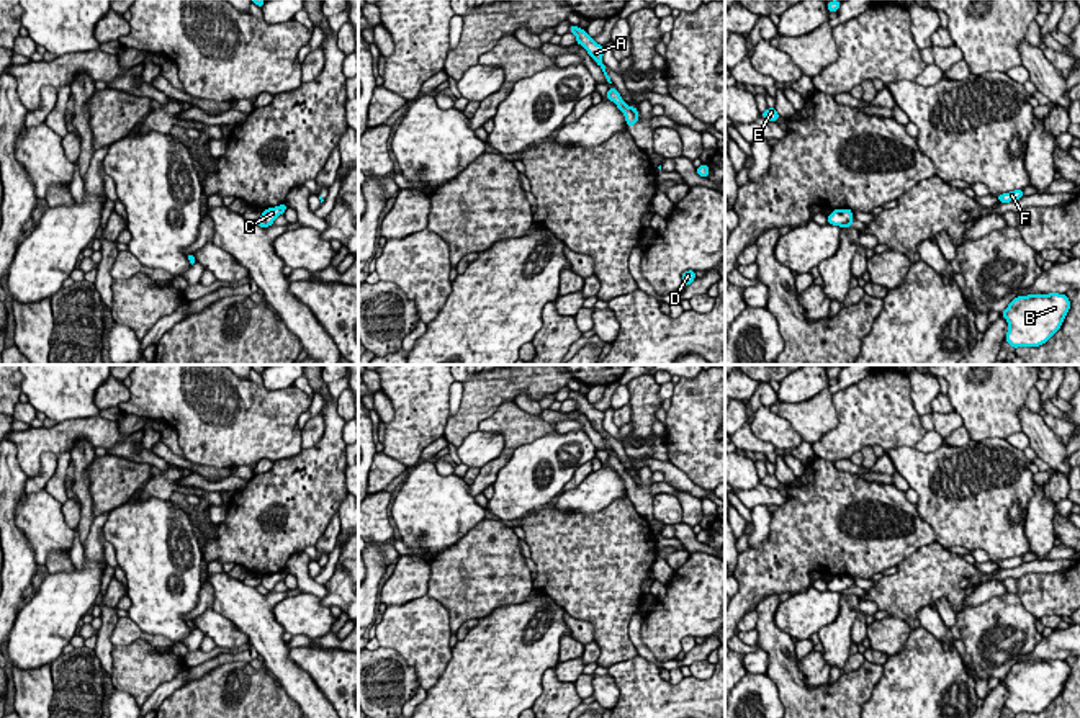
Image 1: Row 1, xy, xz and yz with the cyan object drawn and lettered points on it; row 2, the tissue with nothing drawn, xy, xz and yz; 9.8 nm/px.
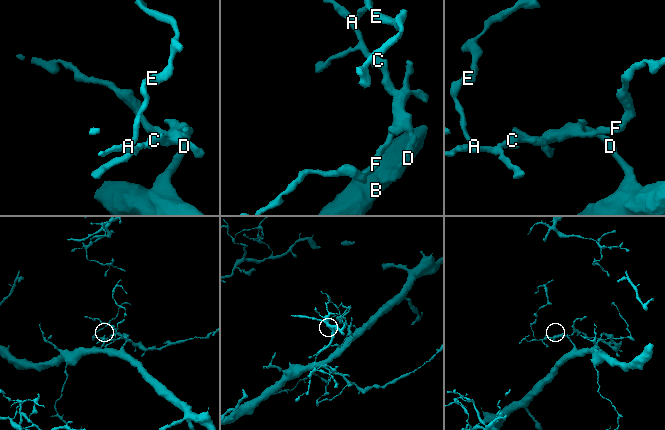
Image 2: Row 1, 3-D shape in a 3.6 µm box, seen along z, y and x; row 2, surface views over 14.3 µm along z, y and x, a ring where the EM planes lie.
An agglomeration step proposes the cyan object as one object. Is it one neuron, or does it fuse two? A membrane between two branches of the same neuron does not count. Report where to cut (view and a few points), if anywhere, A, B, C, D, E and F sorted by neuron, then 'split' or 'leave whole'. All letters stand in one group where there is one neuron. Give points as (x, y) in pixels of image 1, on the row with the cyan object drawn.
cut yz (851, 219), (840, 226); groups A E / B C D F; split

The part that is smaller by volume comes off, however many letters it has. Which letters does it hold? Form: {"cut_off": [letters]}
{"cut_off": ["A", "E"]}

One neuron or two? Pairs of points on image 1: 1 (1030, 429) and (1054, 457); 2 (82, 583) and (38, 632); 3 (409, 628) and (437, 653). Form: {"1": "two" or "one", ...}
{"1": "one", "2": "one", "3": "one"}

